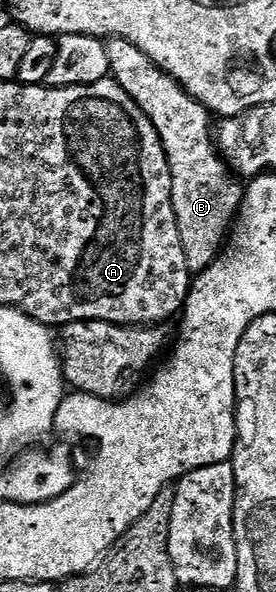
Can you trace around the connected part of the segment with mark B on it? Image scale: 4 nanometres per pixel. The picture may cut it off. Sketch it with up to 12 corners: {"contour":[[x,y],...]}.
{"contour":[[134,44],[105,50],[112,80],[151,119],[172,172],[185,262],[224,246],[244,186],[211,115]]}

